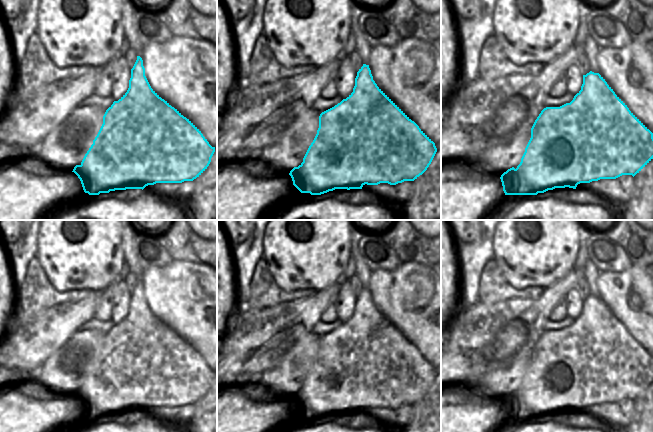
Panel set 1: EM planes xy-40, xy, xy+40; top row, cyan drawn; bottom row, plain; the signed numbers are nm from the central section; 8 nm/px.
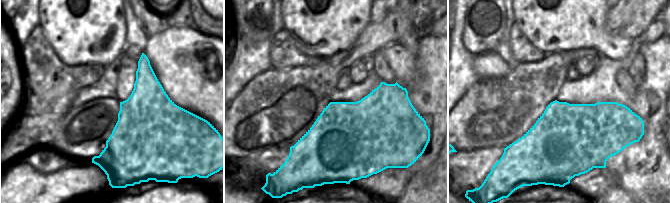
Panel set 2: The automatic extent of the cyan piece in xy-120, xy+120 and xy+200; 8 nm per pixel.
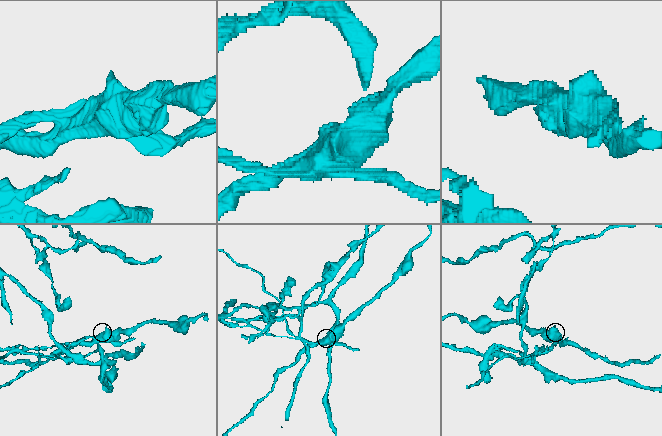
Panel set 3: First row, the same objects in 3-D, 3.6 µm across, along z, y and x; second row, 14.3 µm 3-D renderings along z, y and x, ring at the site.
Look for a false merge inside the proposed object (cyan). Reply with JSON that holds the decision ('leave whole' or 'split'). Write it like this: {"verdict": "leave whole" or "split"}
{"verdict": "split"}

